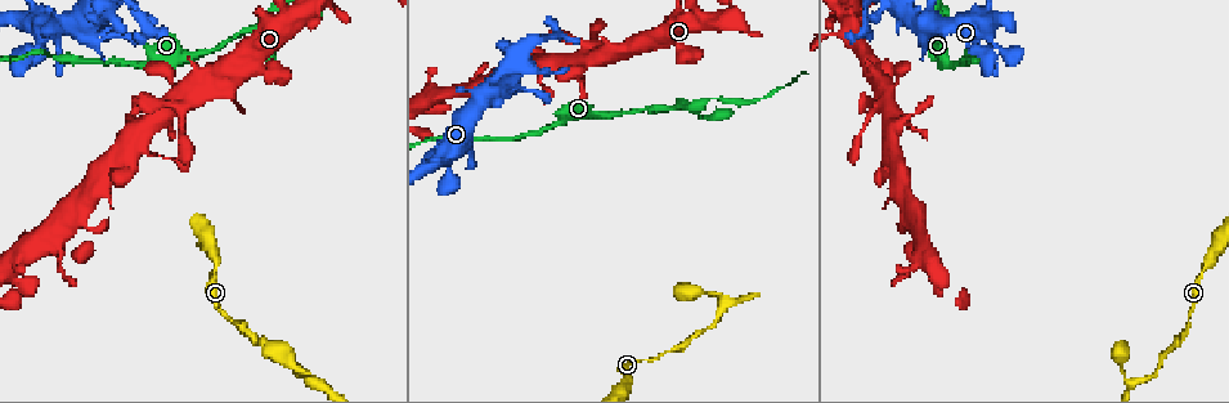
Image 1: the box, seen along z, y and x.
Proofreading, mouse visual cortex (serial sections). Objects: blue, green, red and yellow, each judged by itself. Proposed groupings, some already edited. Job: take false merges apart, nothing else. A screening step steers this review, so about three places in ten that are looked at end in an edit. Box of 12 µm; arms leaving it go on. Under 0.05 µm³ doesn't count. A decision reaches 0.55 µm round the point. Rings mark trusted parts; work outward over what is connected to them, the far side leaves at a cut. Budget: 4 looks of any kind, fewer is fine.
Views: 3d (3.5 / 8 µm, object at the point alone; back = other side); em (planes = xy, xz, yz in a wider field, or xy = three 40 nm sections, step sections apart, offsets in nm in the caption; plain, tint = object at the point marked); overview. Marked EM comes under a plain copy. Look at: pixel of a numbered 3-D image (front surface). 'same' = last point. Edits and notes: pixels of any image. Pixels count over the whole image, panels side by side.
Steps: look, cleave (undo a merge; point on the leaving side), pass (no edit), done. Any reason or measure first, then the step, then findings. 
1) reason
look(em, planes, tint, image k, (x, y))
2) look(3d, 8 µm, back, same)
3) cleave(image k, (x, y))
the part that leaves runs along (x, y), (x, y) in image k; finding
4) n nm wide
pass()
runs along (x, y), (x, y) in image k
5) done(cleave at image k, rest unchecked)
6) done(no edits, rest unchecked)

three-way junction
look(3d, 3.5 µm, back, image 1, (1123, 375))

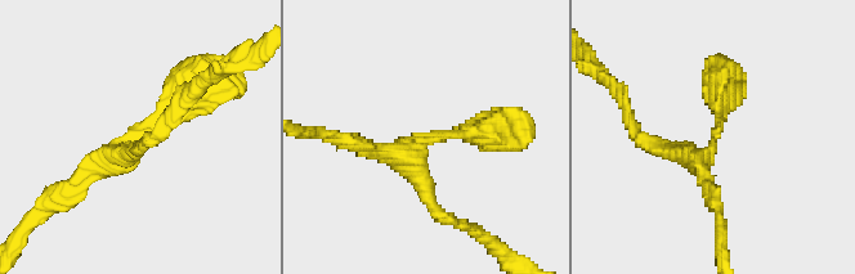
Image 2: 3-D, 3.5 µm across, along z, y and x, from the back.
3 arms; arms of 200, 200, 200 nm
look(em, xy, step 3, tint, image 2, (712, 143))

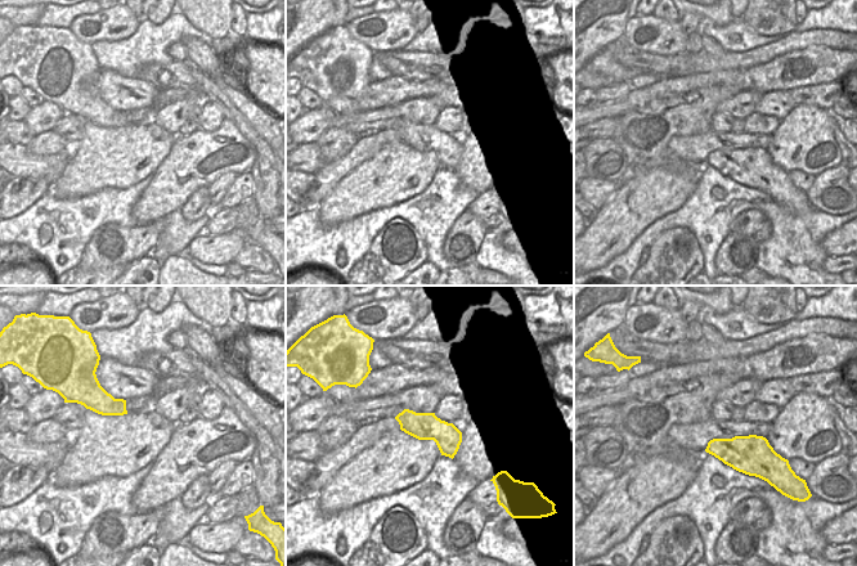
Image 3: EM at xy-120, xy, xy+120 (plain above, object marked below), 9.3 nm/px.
pass()
runs along (433, 207), (421, 144), (496, 131) in image 2; continuous, no second cell

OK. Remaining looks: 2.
thin neck
look(3d, 3.5 µm, back, image 1, (71, 251))

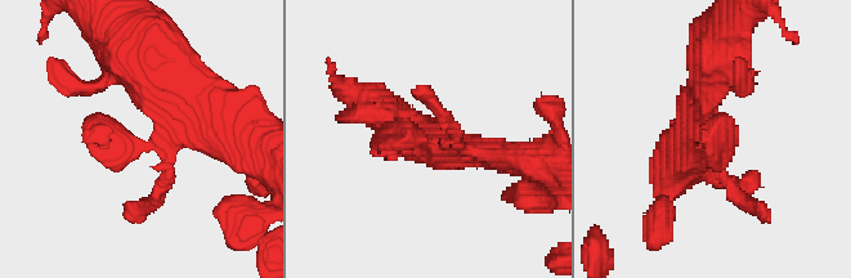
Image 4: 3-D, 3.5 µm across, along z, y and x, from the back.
now the EM
look(em, planes, tint, image 4, (428, 139))

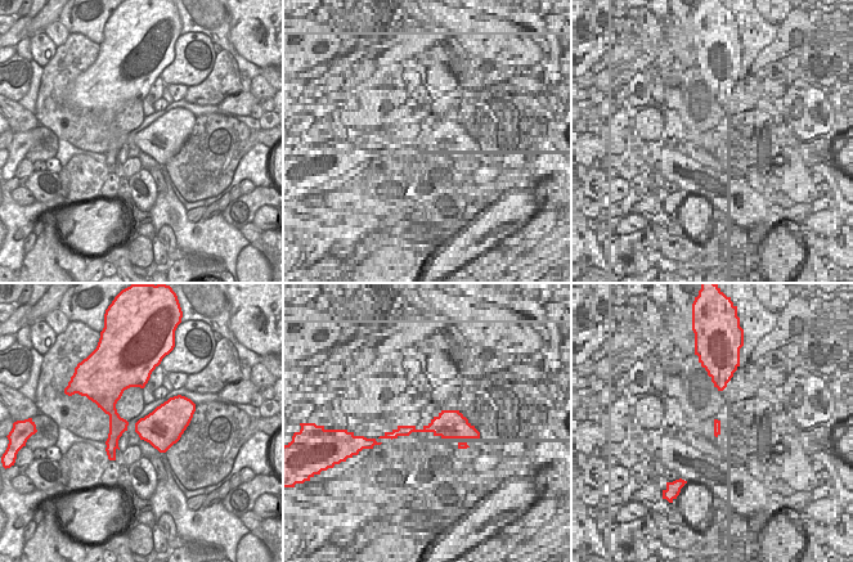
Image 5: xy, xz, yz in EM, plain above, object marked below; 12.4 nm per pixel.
440 nm wide
pass()
runs along (173, 72), (165, 139), (85, 139) in image 4; all the same cell

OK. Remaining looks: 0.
done(no edits, rest unchecked)

